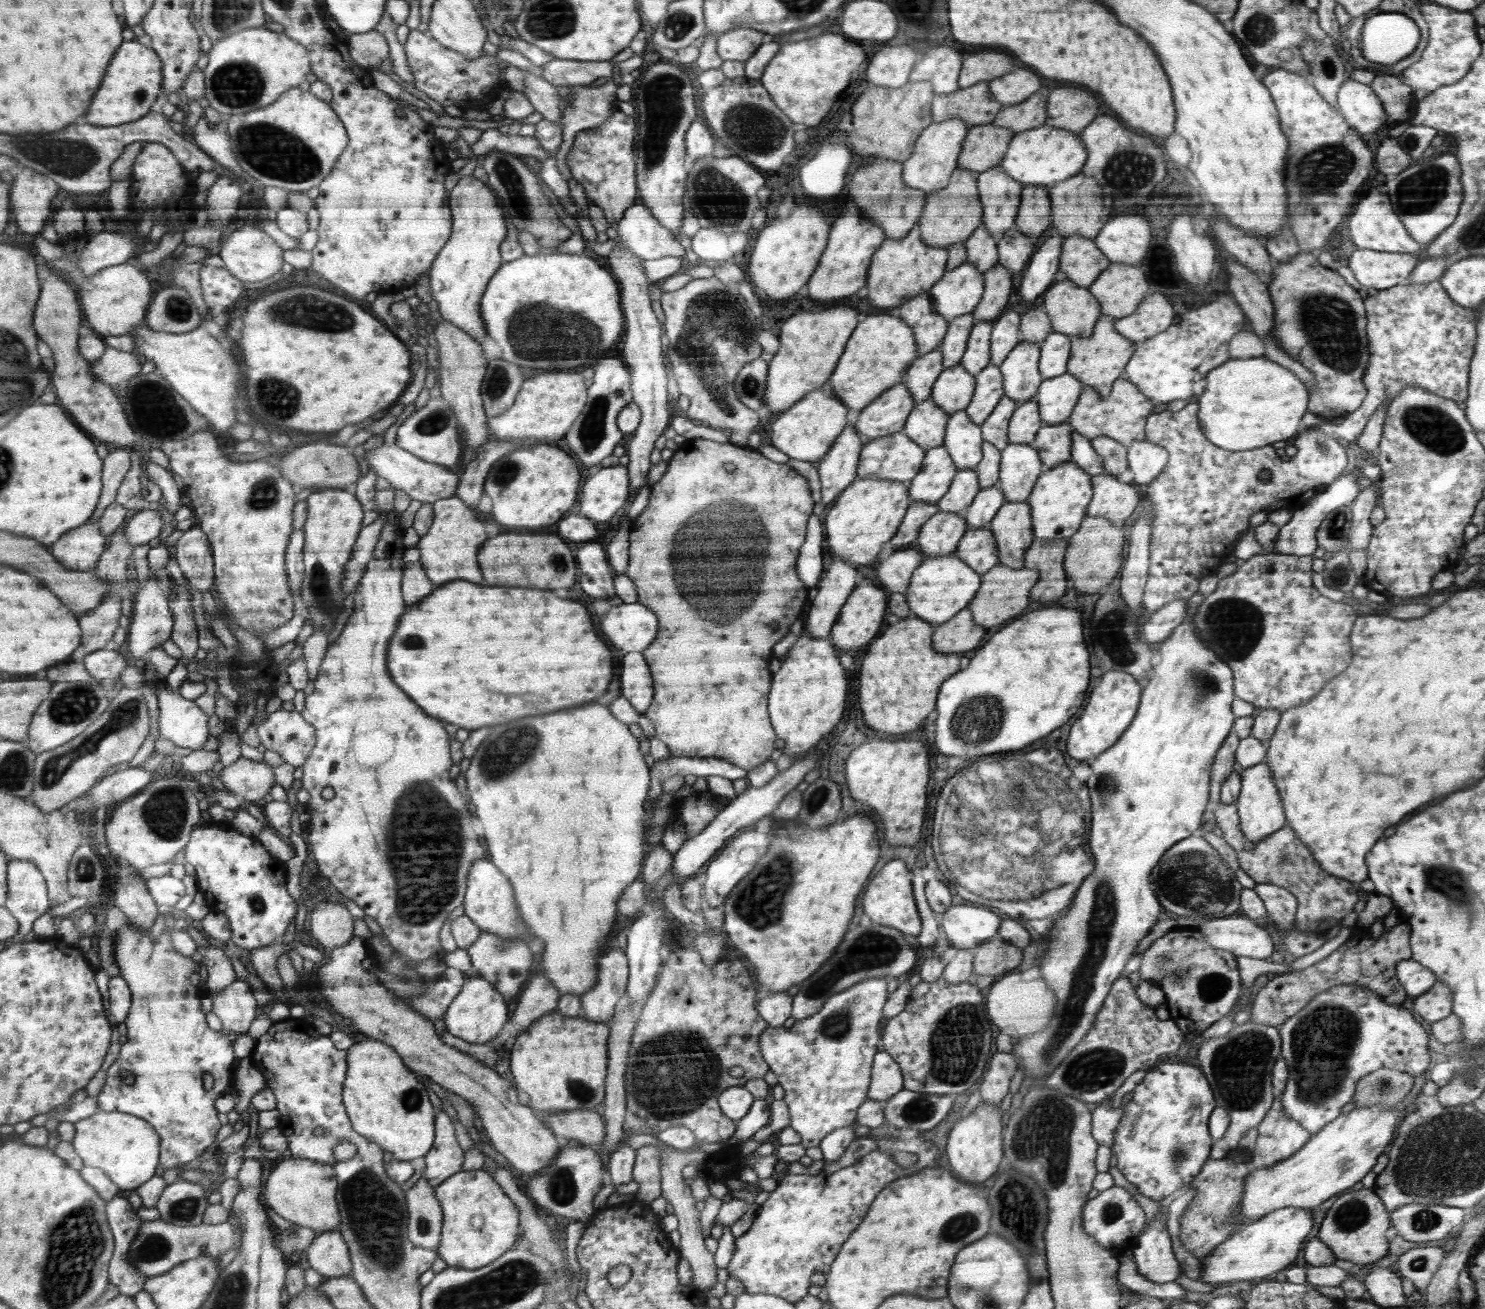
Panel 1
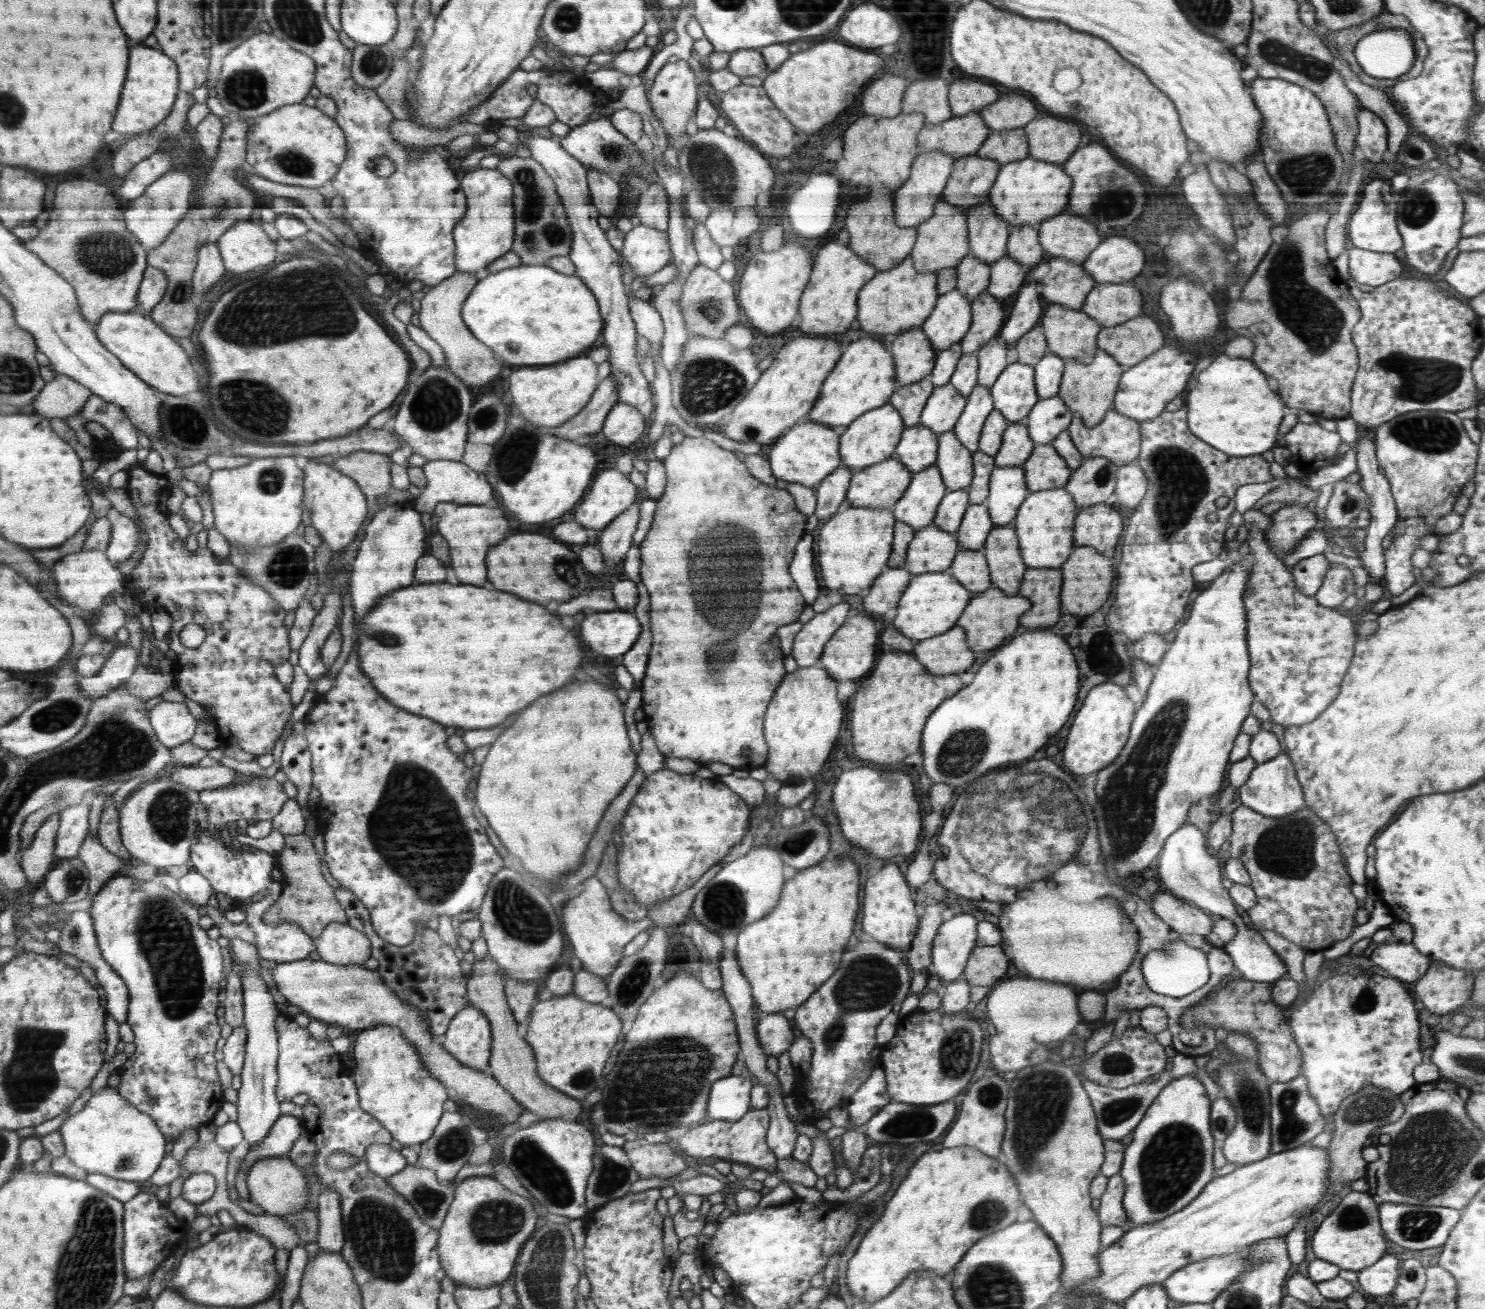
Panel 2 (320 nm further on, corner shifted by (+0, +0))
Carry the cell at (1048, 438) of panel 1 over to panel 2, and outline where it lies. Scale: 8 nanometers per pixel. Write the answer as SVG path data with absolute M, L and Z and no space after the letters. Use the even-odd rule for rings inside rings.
M1052 443L1038 444L1022 465L1030 493L1063 488L1069 482L1073 469Z

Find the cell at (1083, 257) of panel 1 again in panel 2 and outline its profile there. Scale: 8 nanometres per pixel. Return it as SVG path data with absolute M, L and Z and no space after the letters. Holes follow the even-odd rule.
M1062 256L1048 258L1050 271L1042 278L1041 294L1045 304L1060 304L1081 311L1089 293L1097 286L1090 272Z

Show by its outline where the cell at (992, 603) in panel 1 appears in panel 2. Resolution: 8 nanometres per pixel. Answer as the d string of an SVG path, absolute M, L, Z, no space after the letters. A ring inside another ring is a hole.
M991 586L988 591L981 592L972 598L972 602L968 604L970 608L966 608L966 616L958 620L958 626L966 628L969 647L972 651L984 656L984 654L990 654L990 650L1002 646L1004 640L1016 632L1021 616L1033 605L1034 602L1021 593L1010 596L1002 592L1002 589Z

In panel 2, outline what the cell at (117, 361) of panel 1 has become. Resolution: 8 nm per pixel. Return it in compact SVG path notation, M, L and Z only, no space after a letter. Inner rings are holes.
M57 374L42 390L41 395L33 402L35 412L48 419L67 417L79 414L94 391L70 376Z

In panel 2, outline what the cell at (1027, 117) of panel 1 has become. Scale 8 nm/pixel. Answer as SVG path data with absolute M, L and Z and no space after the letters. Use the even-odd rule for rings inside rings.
M1024 127L1012 130L994 130L978 149L980 157L997 160L1001 166L1029 156L1029 144Z

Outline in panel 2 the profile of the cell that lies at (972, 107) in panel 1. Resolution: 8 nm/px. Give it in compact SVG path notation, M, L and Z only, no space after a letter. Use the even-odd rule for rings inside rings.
M969 112L938 124L926 124L920 132L920 143L922 152L941 150L957 160L976 155L991 132L979 112Z

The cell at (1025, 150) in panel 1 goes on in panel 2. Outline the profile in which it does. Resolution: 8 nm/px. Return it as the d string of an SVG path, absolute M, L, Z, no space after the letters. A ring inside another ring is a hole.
M1027 156L1001 166L1000 174L989 192L989 203L992 204L994 213L1008 221L1010 226L1039 226L1053 216L1068 212L1072 188L1072 176L1064 171L1062 164Z

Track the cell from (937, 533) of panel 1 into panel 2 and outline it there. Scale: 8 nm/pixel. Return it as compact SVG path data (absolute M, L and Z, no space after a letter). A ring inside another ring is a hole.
M929 524L916 531L903 567L912 576L948 571L960 550L957 535Z

